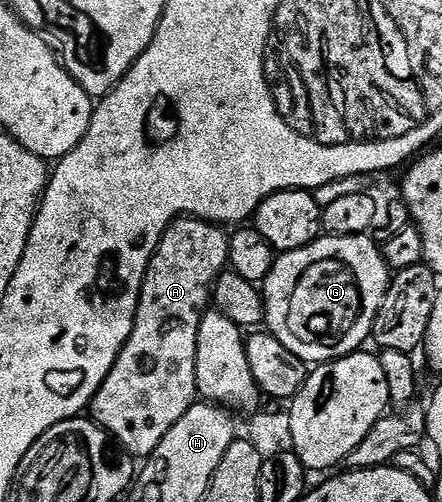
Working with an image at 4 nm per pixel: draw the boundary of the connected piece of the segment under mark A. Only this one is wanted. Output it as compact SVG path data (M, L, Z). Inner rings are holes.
M182 217L170 225L166 233L162 235L160 243L157 244L155 255L151 259L148 271L145 273L145 282L141 284L141 298L139 299L137 318L133 324L131 335L123 347L123 351L115 359L107 379L103 379L99 391L93 396L91 406L92 420L96 421L125 452L133 454L134 458L147 459L150 457L155 451L155 447L159 447L159 443L163 443L163 435L167 435L167 431L171 431L171 427L175 427L175 423L179 423L179 419L183 419L183 415L187 415L187 411L198 400L199 394L197 392L197 380L195 379L197 336L199 335L199 327L201 326L203 315L214 300L217 280L219 280L222 273L226 272L229 265L229 239L230 234L222 226L212 221L199 221L195 217Z

